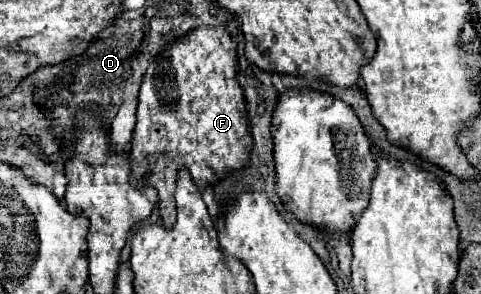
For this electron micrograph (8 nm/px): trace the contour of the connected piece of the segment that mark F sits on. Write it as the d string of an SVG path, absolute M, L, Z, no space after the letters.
M201 26L169 42L147 66L139 90L137 124L129 156L135 184L145 174L151 174L149 184L159 190L161 220L167 228L175 224L173 194L181 166L187 166L195 184L203 188L247 164L251 134L247 130L243 88L235 80L235 58L237 40L229 34L227 26Z

